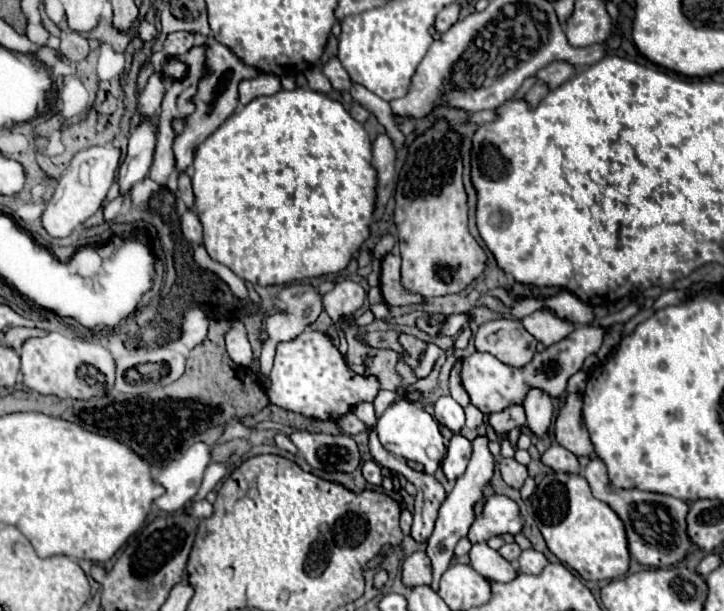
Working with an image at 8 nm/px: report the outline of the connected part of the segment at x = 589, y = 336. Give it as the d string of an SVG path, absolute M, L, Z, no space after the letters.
M581 324L571 332L571 336L567 336L567 340L561 340L559 344L553 344L551 348L545 348L543 352L535 354L535 358L521 370L499 362L491 354L475 352L463 360L463 372L461 372L463 388L467 390L471 404L477 406L483 414L499 412L507 408L507 404L521 404L525 400L527 388L531 386L545 390L551 398L559 398L567 386L567 378L581 368L583 360L589 354L595 354L601 348L605 334L607 328L601 328L597 324Z

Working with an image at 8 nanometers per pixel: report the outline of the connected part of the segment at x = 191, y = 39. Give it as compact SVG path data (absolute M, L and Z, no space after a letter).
M173 32L167 36L165 40L165 50L167 50L167 56L181 56L185 54L193 44L195 44L195 36L193 32Z

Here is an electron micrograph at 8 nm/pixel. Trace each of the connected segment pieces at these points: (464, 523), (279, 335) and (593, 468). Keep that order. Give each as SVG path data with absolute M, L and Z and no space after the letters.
M475 436L473 438L473 456L469 460L469 466L465 470L465 474L457 480L455 488L451 490L451 494L447 494L445 502L439 508L439 518L435 522L435 530L427 542L427 556L431 560L431 568L433 568L433 584L431 588L437 592L439 590L439 580L443 576L443 572L449 568L451 558L453 558L453 550L455 544L467 536L471 524L475 522L475 504L479 500L483 500L483 490L487 488L487 484L491 482L495 472L495 456L489 450L489 438L487 436Z
M289 284L279 292L279 300L287 304L287 314L273 314L265 320L267 332L277 342L293 340L323 310L321 296L309 284Z
M591 456L591 462L583 470L583 476L589 480L593 496L601 502L607 502L625 522L629 552L639 564L665 568L679 562L691 548L691 540L685 534L685 516L689 506L683 500L643 490L615 490L607 478L607 466L603 460L599 460L599 456Z

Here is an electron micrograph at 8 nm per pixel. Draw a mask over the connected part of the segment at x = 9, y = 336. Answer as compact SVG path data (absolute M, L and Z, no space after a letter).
M11 328L11 330L5 332L3 342L19 352L21 346L25 344L25 340L35 338L35 336L45 336L45 334L49 334L49 332L47 330L41 330L41 328Z

